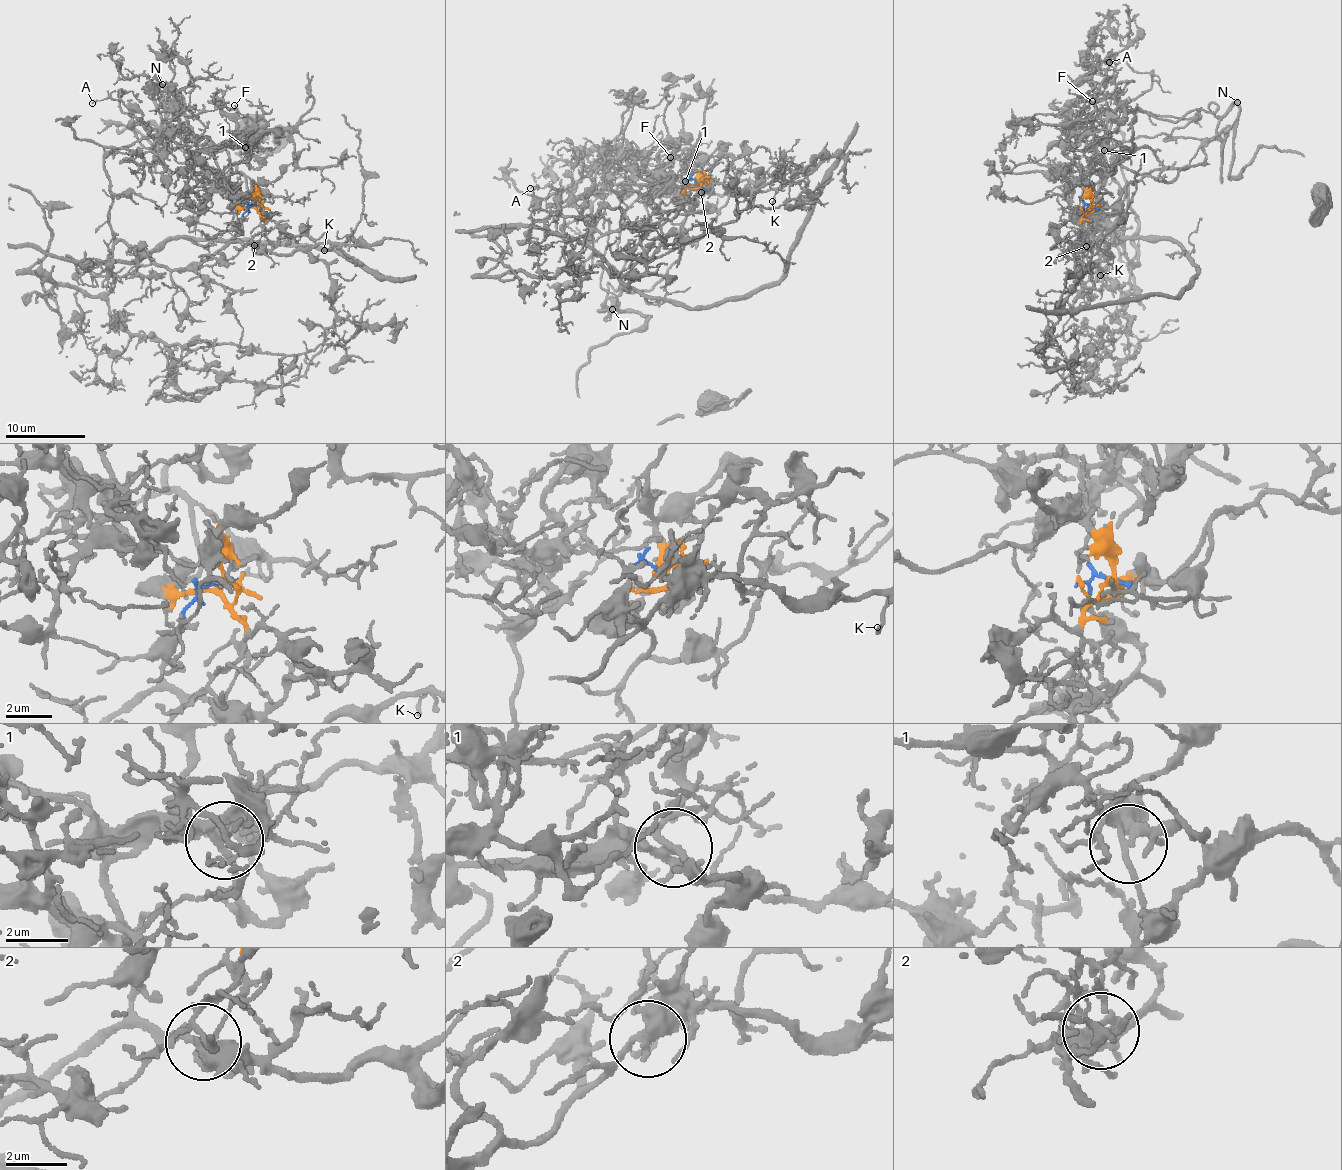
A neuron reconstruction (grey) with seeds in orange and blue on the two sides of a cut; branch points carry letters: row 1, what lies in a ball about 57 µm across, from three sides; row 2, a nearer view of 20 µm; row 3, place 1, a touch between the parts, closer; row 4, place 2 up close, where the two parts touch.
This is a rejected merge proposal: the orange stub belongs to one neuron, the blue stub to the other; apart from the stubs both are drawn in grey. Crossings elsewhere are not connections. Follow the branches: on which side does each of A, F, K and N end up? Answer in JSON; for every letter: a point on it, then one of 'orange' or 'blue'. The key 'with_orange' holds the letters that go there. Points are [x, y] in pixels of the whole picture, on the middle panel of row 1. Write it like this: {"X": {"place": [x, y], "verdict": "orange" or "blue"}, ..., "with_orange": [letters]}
{"A": {"place": [530, 188], "verdict": "orange"}, "F": {"place": [670, 157], "verdict": "orange"}, "K": {"place": [772, 201], "verdict": "blue"}, "N": {"place": [612, 309], "verdict": "orange"}, "with_orange": ["A", "F", "N"]}

